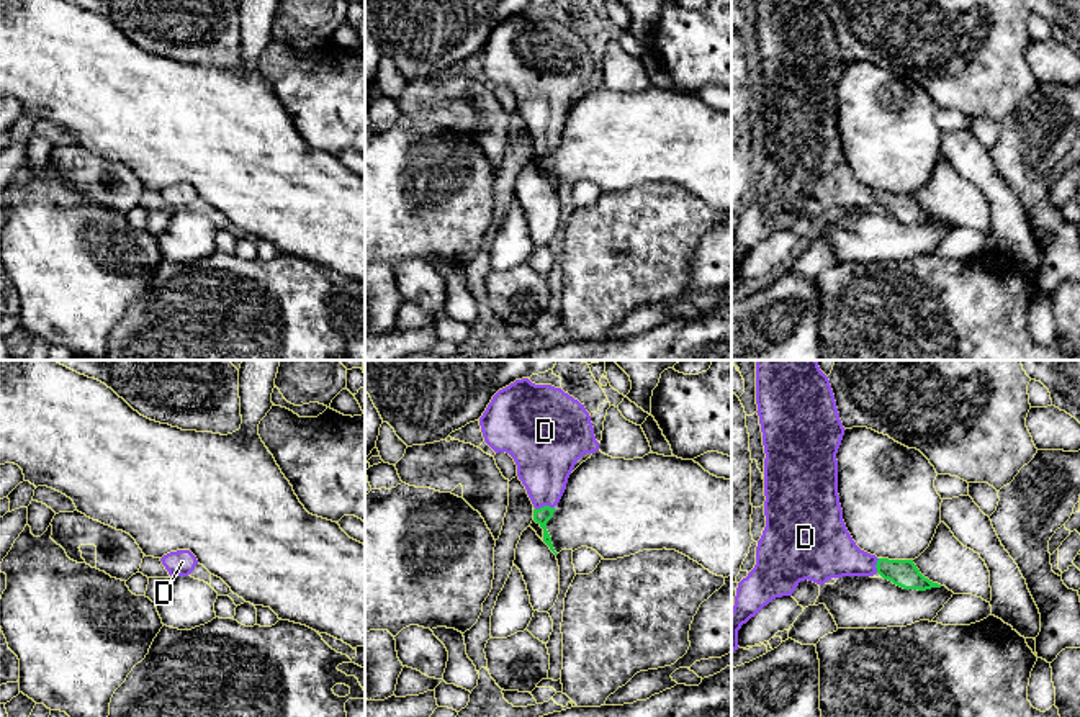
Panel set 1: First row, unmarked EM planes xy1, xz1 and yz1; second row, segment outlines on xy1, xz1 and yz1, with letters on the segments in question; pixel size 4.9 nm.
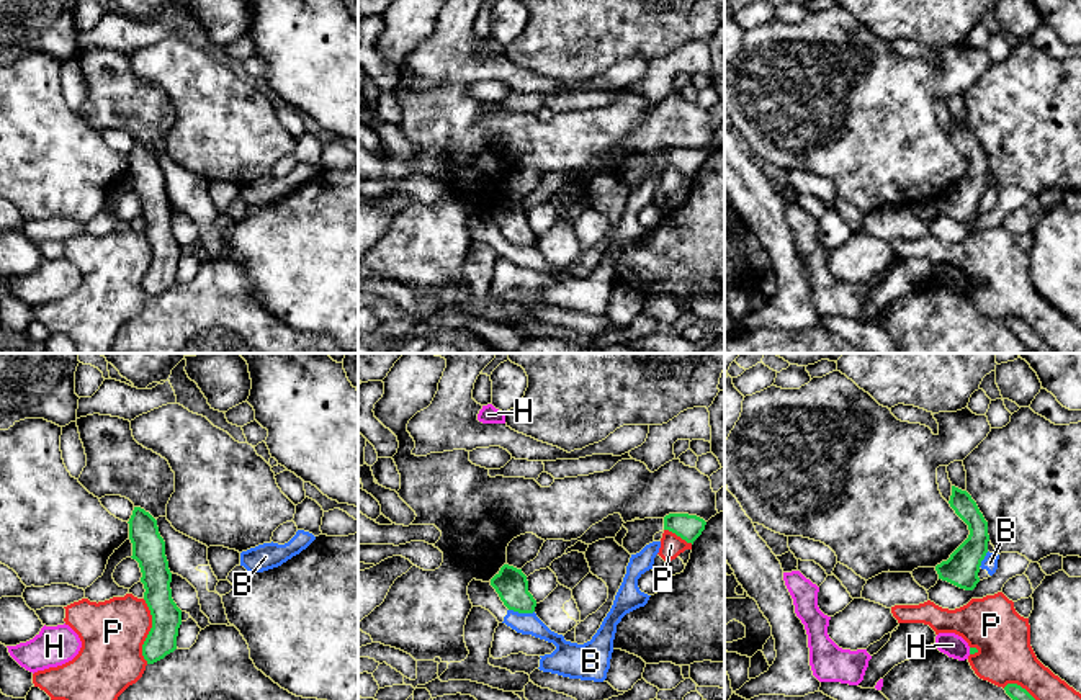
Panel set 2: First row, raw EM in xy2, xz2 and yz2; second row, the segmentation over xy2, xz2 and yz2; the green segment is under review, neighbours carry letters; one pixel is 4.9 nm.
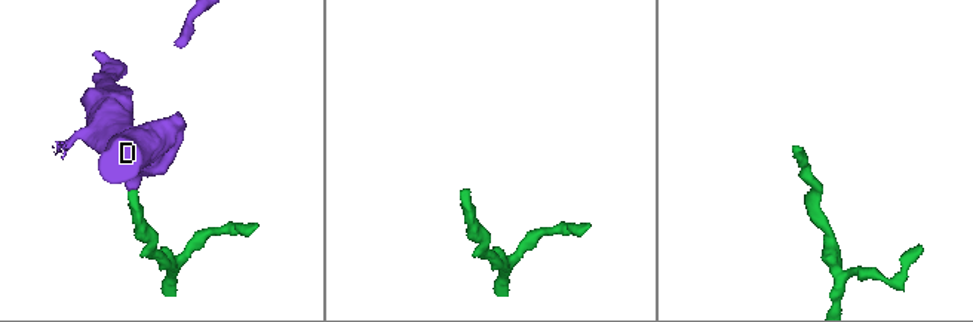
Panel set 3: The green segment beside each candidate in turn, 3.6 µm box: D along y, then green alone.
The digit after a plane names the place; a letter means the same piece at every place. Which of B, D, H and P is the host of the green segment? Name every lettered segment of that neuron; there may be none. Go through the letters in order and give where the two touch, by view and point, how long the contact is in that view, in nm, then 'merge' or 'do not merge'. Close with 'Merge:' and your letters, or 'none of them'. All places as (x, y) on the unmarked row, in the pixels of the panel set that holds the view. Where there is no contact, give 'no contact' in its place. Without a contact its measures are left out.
B: meets green in xz2 at (522, 246); contact 130 nm long; do not merge
D: meets green in xz1 at (544, 139); contact 100 nm long; merge
H: meets green in yz2 at (970, 285); contact 30 nm long; do not merge
P: meets green in xy2 at (149, 265); contact 320 nm long; do not merge
Merge: D

